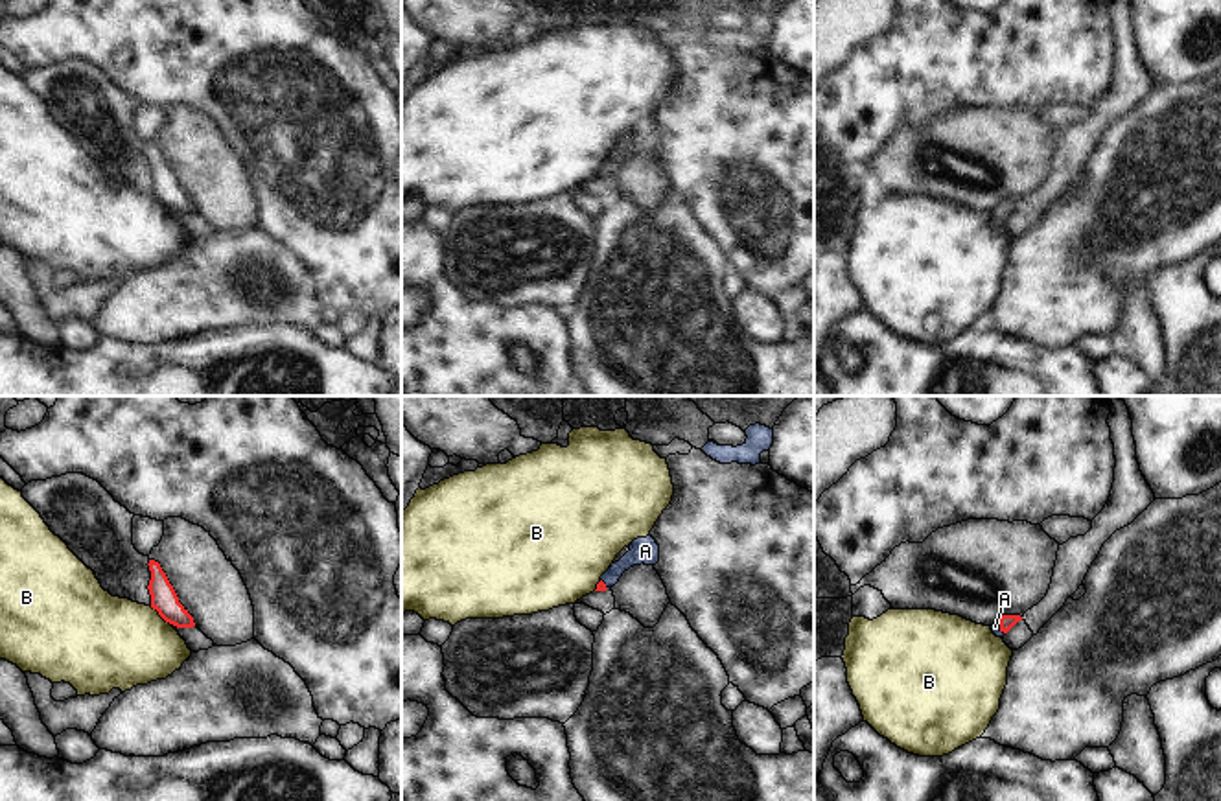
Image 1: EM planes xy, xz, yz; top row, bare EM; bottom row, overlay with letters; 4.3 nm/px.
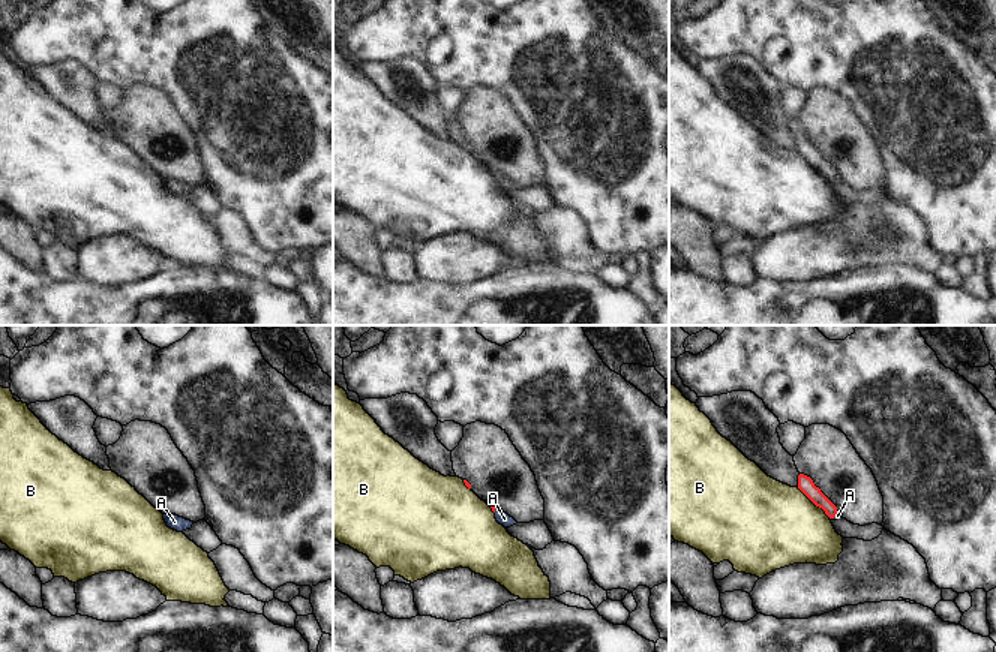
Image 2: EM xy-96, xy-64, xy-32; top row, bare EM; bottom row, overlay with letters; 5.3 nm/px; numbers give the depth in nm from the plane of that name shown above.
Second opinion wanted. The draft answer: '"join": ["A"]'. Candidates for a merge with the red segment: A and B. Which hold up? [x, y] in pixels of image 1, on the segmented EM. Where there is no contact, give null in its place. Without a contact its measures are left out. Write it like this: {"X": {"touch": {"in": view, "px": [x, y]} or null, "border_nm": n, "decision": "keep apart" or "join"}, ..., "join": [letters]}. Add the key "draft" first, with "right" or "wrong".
{"draft": "right", "A": {"touch": {"in": "yz", "px": [1000, 628]}, "border_nm": 70, "decision": "join"}, "B": {"touch": {"in": "xy", "px": [161, 615]}, "border_nm": 130, "decision": "keep apart"}, "join": ["A"]}

